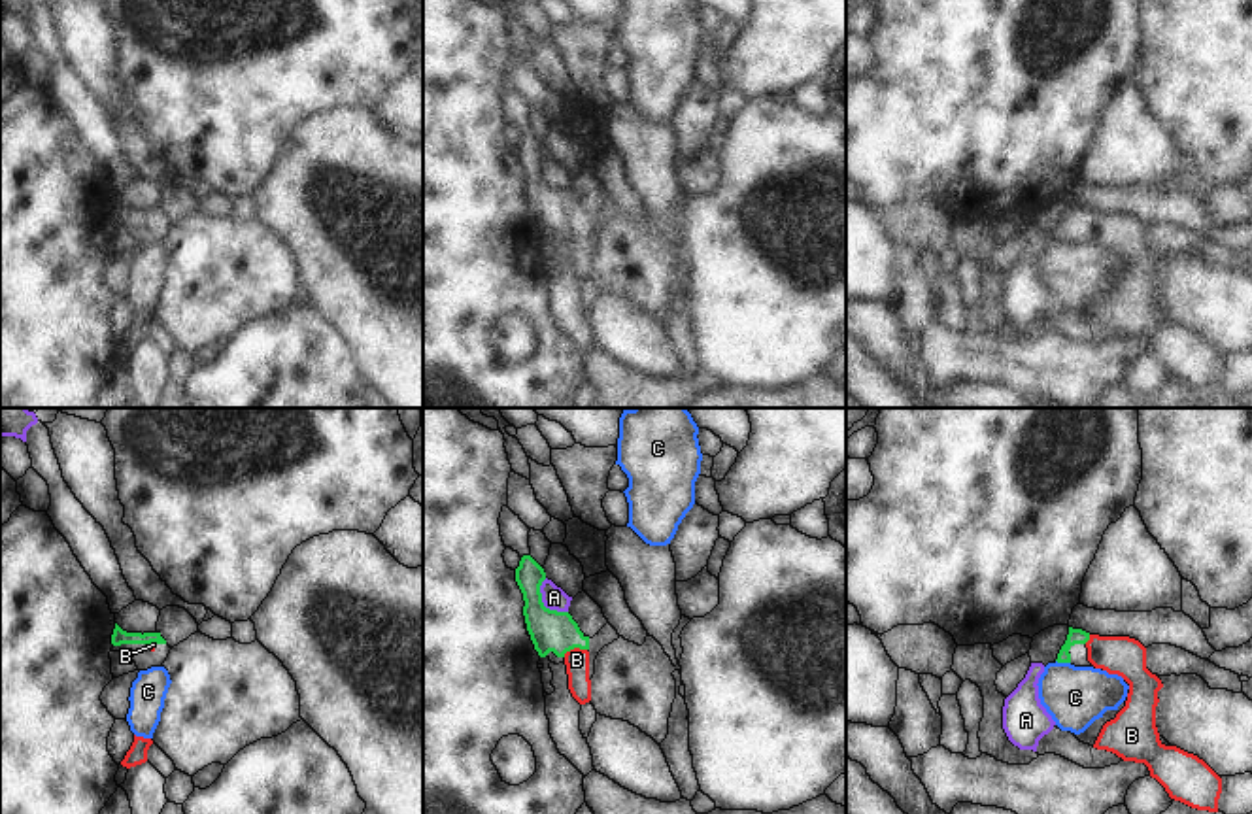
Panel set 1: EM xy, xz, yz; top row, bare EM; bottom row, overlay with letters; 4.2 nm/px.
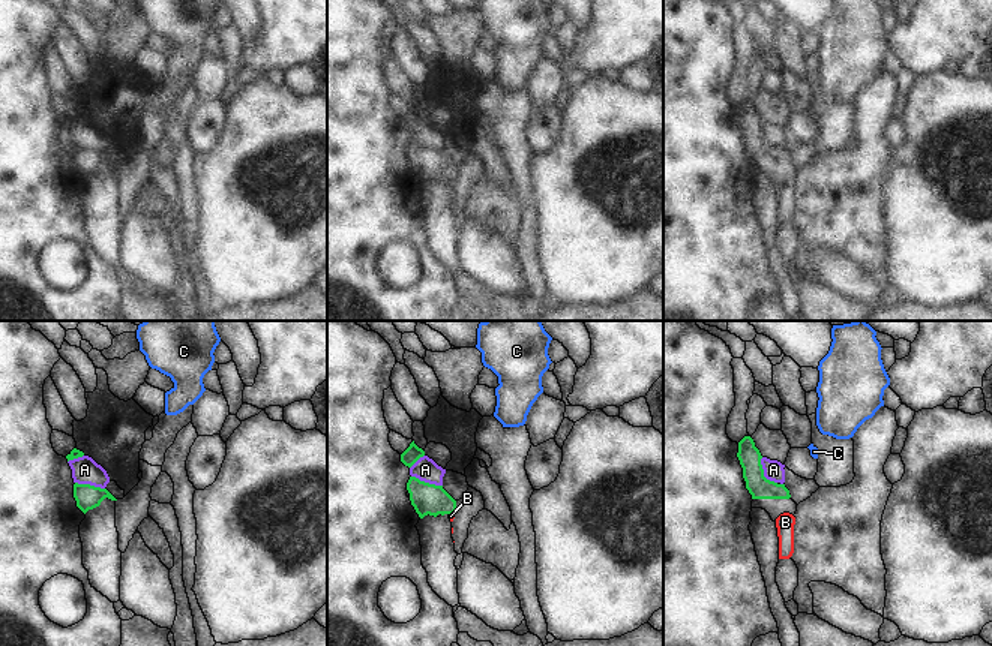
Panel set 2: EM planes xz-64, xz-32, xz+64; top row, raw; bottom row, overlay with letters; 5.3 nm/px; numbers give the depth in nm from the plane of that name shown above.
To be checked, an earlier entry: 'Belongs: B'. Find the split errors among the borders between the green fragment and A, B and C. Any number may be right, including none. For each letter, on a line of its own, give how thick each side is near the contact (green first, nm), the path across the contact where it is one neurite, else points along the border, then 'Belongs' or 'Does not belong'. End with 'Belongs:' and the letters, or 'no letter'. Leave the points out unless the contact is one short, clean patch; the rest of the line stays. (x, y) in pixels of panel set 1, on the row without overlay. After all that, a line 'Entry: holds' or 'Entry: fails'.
A: Thickness 180 nm (green) against 100 nm. Boundary: xz (544, 155), (541, 178), (550, 186), (567, 189). Does not belong
B: Thickness 180 nm (green) against 100 nm. Path across: xz (554, 208), (575, 223), (576, 237). Belongs
C: Thickness 60 nm (green) against 260 nm. Boundary: yz (1056, 237), (1069, 240). Does not belong
Belongs: B.
Entry: holds

